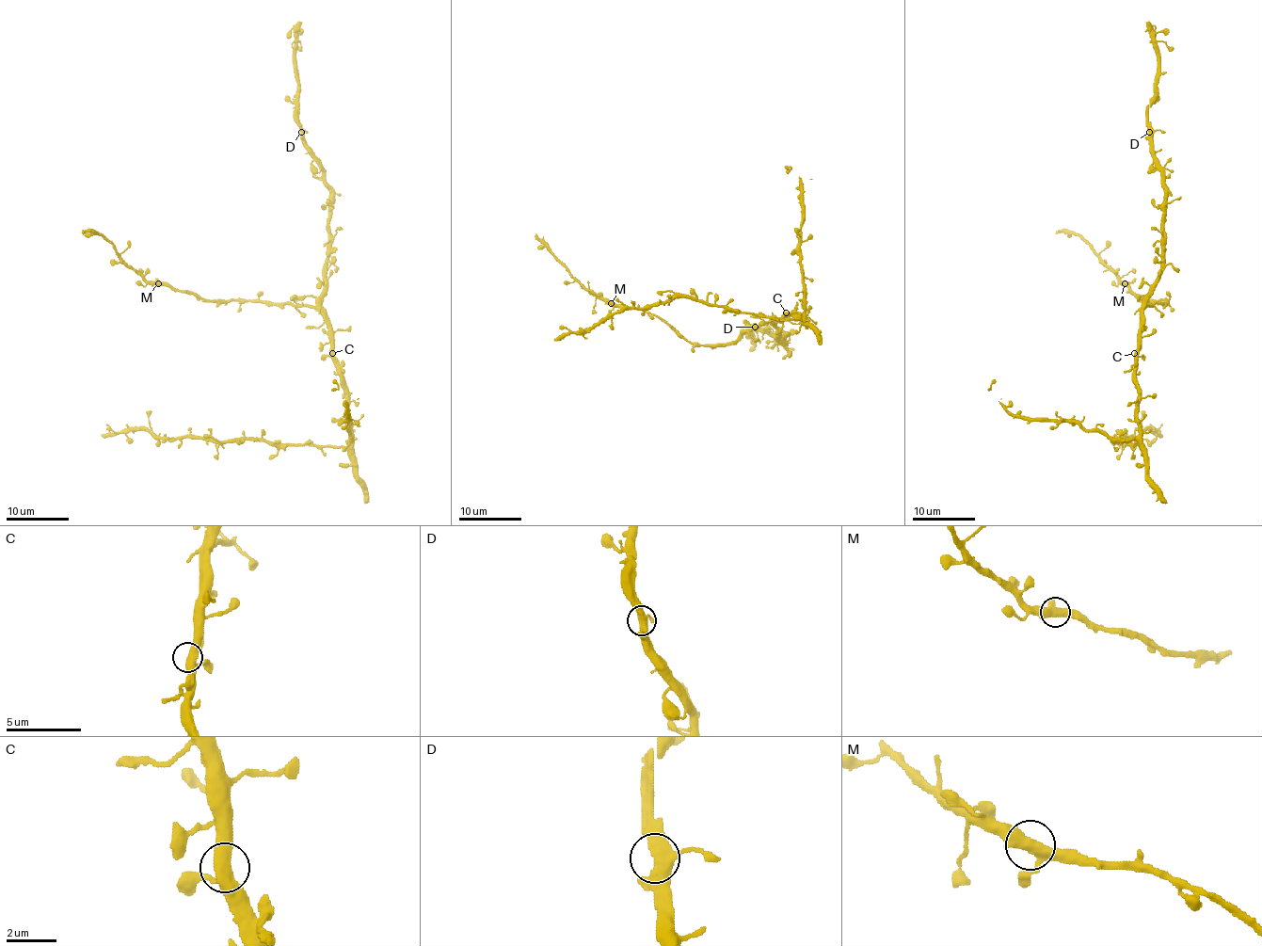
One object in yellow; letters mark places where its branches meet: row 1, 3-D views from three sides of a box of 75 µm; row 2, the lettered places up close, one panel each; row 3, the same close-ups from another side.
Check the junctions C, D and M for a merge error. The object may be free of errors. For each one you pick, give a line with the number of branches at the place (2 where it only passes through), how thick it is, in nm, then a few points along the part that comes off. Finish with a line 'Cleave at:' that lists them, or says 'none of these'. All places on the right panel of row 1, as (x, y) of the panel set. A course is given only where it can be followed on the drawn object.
Cleave at: none of these

